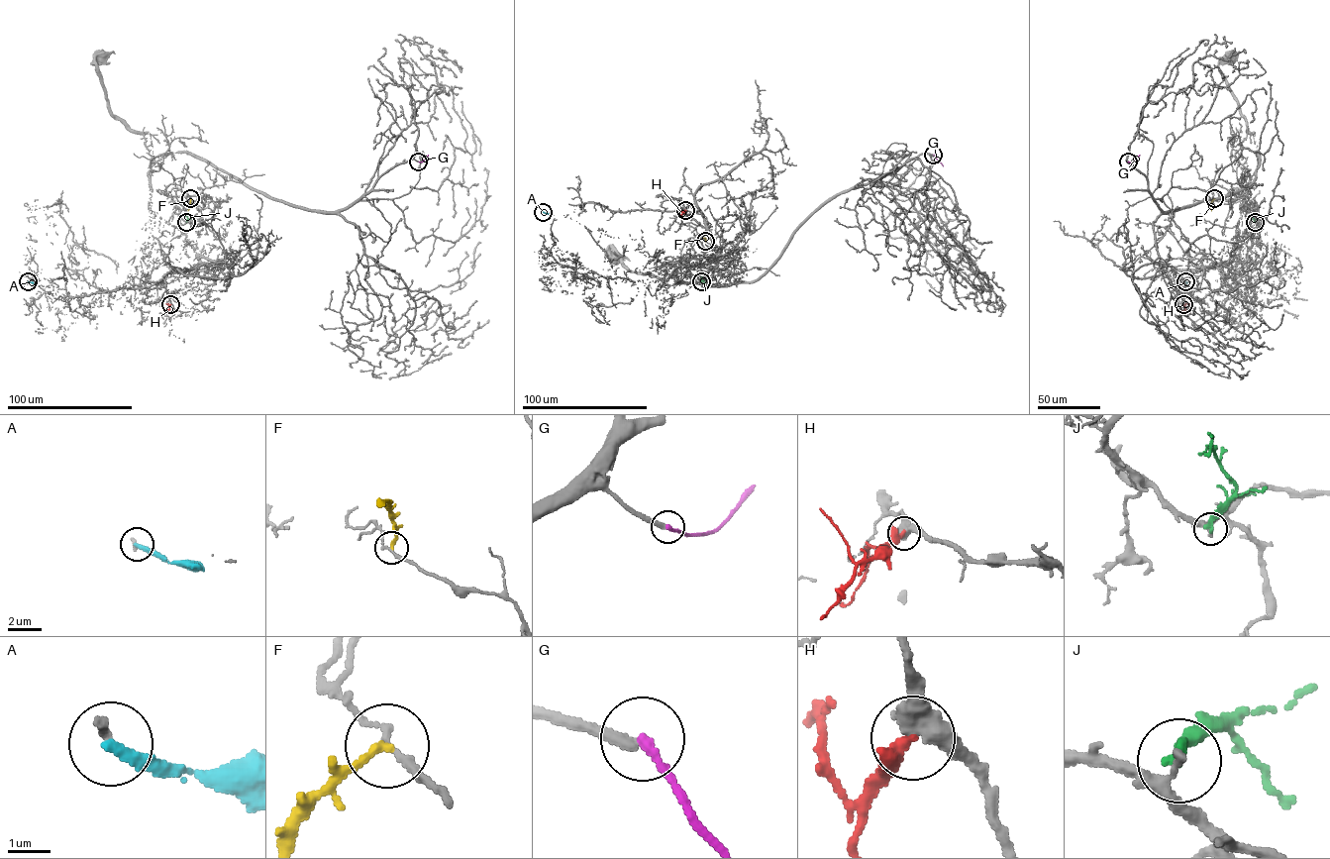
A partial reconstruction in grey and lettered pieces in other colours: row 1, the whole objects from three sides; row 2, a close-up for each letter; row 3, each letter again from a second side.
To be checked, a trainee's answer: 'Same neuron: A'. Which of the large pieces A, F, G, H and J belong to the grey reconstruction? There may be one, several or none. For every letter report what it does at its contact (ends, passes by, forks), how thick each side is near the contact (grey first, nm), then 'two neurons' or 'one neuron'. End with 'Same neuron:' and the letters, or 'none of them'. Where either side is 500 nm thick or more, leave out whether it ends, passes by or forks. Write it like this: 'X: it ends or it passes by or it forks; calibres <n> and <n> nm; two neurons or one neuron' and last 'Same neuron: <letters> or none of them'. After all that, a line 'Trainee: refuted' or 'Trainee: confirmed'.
A: it ends; calibres 150 and 300 nm; two neurons
F: it ends; calibres 150 and 200 nm; two neurons
G: it ends; calibres 300 and 220 nm; two neurons
H: calibres 500 and 440 nm; two neurons
J: it ends; calibres 180 and 320 nm; two neurons
Same neuron: none of them
Trainee: refuted

